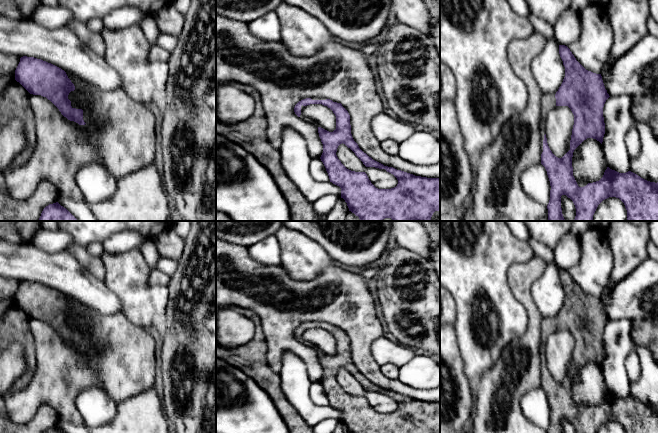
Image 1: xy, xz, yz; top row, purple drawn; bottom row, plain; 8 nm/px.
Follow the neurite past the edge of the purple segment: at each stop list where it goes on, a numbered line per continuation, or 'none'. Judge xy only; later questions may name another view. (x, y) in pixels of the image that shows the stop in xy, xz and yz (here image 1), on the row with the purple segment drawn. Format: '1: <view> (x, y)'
1: xy (90, 127)

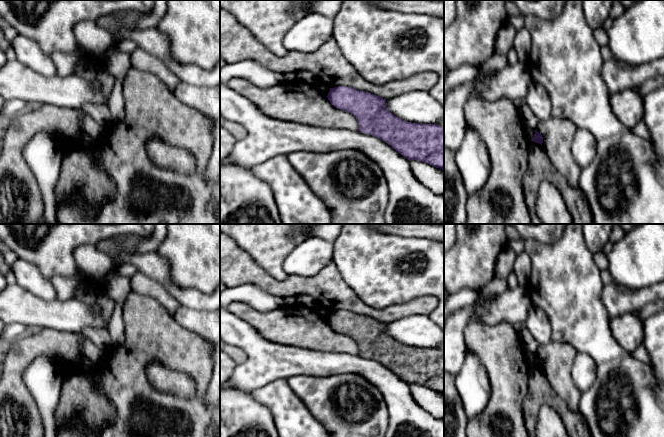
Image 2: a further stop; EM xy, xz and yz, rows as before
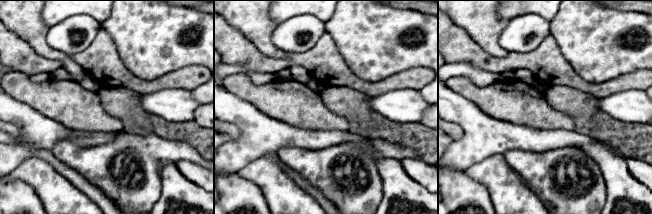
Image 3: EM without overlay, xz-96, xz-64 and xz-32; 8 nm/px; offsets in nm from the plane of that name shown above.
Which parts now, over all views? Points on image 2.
none

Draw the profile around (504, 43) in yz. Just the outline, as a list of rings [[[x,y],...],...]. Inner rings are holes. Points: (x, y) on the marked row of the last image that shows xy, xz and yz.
[[[507,20],[501,26],[496,40],[496,52],[505,55],[513,48],[515,27]]]

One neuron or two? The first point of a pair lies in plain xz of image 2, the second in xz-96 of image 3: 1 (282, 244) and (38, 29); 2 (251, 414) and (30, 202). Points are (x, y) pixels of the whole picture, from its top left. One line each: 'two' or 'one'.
1: one
2: one

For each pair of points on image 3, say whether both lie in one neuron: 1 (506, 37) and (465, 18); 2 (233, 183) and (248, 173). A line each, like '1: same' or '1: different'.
1: different
2: different

